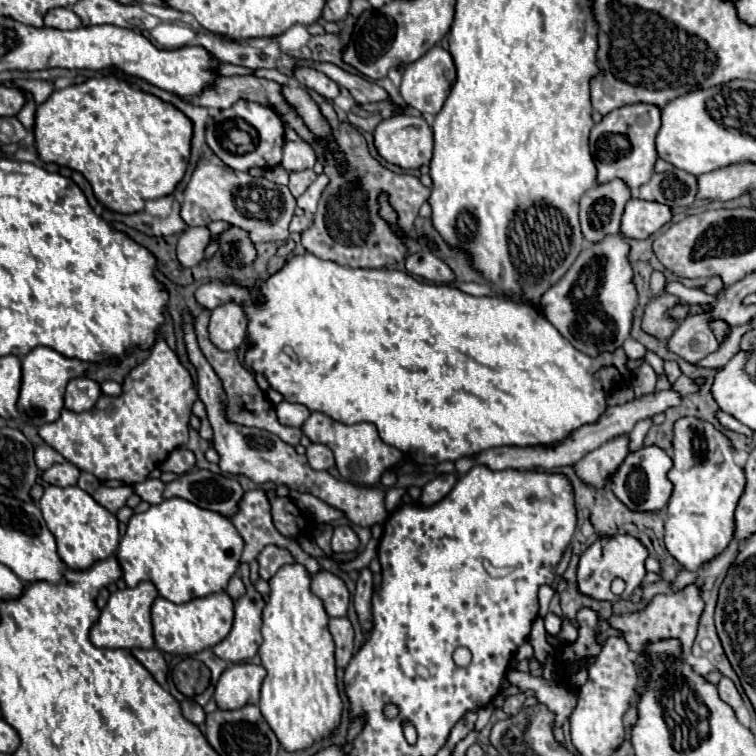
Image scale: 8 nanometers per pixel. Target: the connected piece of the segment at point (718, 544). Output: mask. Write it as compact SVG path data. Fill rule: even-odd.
M684 416L674 422L674 438L672 438L672 462L674 466L668 472L668 480L674 484L674 492L668 502L668 520L664 542L668 552L686 568L698 570L704 562L714 560L724 548L730 544L734 534L734 508L744 490L744 470L734 462L734 448L728 436L716 430L710 422L700 420L696 416Z

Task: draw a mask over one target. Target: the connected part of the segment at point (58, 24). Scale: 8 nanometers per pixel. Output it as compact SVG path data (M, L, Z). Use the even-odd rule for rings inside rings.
M54 8L46 14L44 24L58 30L76 30L82 26L82 20L70 8Z

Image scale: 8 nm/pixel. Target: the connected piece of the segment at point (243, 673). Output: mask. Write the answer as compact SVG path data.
M232 664L216 684L214 700L220 710L234 710L246 704L258 704L260 684L266 670L256 664Z

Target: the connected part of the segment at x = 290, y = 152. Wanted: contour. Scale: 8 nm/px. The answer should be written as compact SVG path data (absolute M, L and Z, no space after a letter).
M286 142L284 146L284 156L282 156L282 166L284 170L290 172L300 172L306 168L314 168L316 162L316 152L308 142Z

